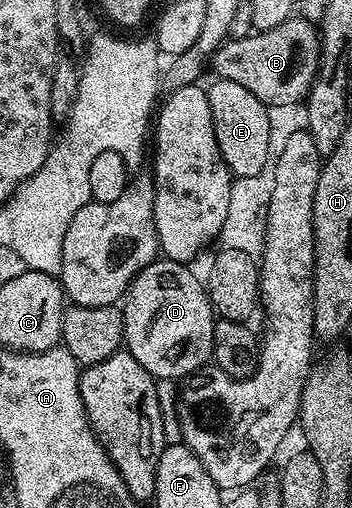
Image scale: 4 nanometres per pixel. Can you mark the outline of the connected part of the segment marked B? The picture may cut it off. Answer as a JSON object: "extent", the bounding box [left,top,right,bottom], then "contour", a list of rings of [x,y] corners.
{"extent":[211,17,321,109],"contour":[[[294,17],[283,21],[283,25],[275,25],[275,29],[266,31],[257,31],[247,37],[232,37],[222,43],[219,50],[213,55],[211,60],[212,74],[219,79],[235,81],[243,85],[243,89],[251,89],[259,101],[263,101],[265,106],[270,109],[276,107],[293,107],[302,102],[305,96],[309,94],[313,78],[317,75],[317,66],[321,60],[321,37],[316,26],[313,27],[305,19]]]}

